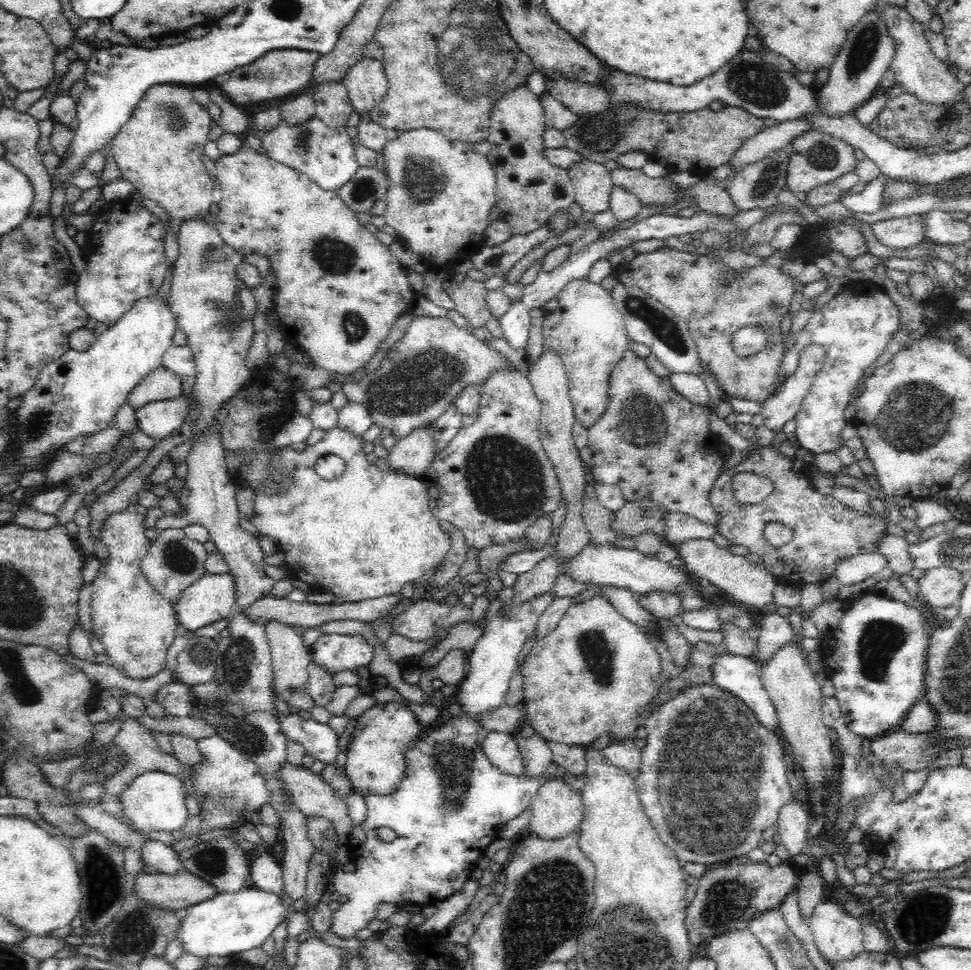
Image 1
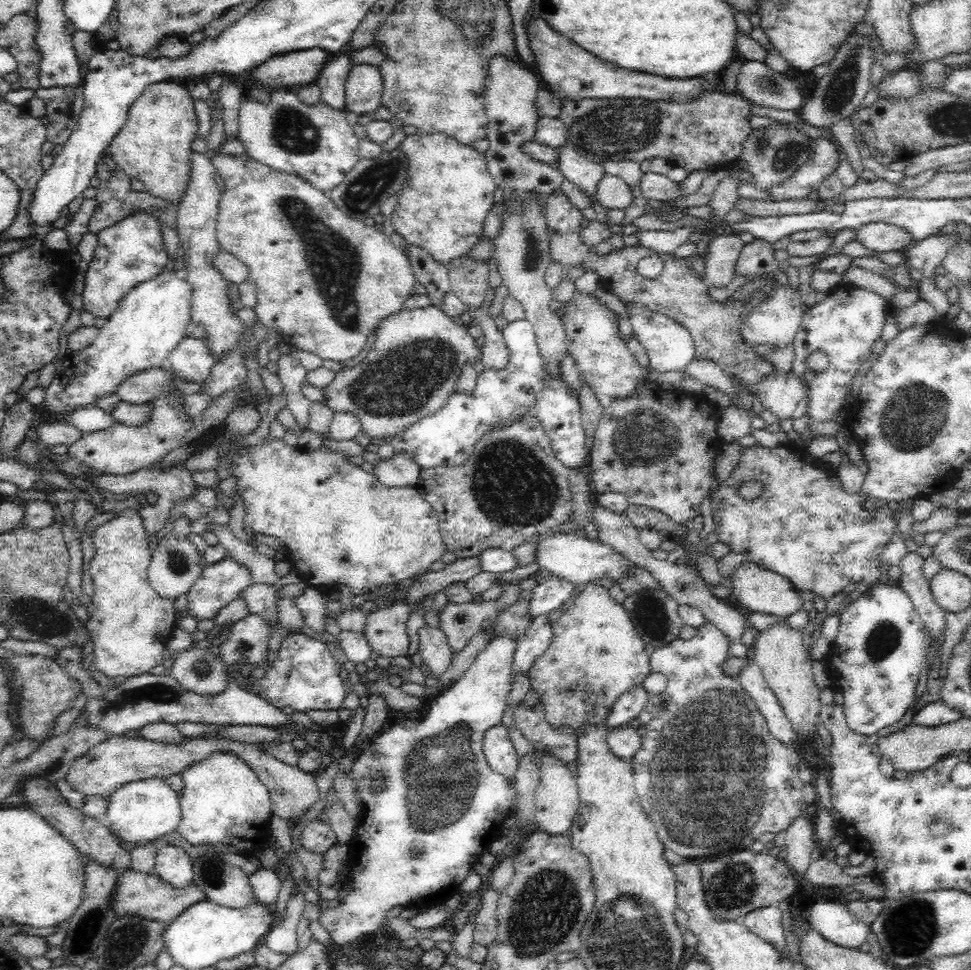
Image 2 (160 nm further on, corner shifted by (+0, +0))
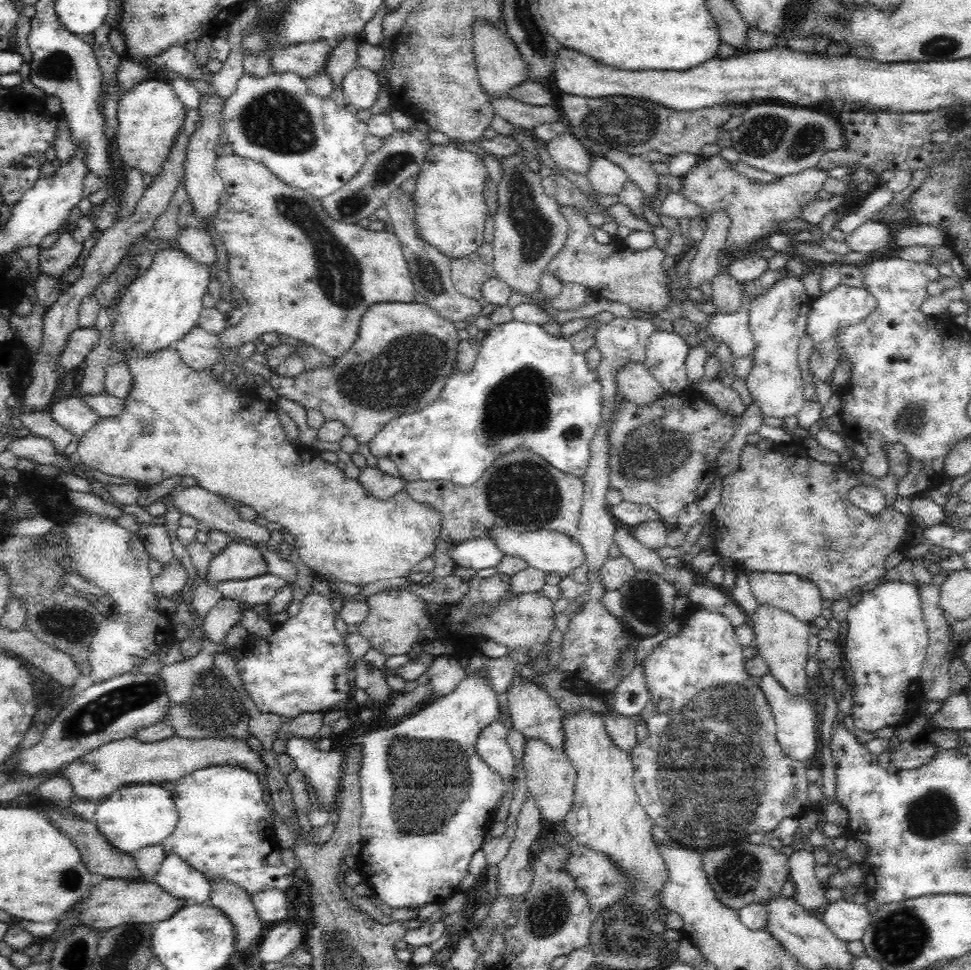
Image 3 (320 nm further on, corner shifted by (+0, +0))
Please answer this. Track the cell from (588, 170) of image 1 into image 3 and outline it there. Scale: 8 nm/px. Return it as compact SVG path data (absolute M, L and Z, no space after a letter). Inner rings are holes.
M566 132L545 142L548 152L560 168L572 170L576 174L585 174L592 162L591 155L576 137Z

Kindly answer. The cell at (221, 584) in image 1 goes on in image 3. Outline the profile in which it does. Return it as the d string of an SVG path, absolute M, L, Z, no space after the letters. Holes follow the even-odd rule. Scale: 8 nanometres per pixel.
M230 541L211 560L208 582L212 586L222 580L242 580L268 573L264 551L244 542Z

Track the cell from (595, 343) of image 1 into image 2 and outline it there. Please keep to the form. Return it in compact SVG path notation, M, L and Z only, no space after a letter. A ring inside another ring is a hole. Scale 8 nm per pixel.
M578 293L570 303L561 307L566 309L566 316L560 319L565 326L567 352L570 352L570 356L576 361L580 378L592 386L604 409L607 409L614 399L628 398L640 385L650 381L652 371L640 365L626 343L620 339L616 327L619 318L614 312L592 296Z

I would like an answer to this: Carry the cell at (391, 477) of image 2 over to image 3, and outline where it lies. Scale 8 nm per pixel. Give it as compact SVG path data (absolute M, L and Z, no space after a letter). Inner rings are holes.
M378 467L359 469L356 481L364 487L364 493L372 495L375 500L388 500L396 493L403 491L405 480L401 477L391 477L382 472Z

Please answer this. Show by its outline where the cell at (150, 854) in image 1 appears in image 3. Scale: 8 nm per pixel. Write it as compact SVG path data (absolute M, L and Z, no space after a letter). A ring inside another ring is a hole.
M176 855L166 857L153 881L184 902L210 905L211 884L202 874Z

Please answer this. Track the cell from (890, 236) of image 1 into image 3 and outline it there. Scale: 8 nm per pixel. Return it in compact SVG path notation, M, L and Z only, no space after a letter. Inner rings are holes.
M874 220L867 221L848 234L844 242L851 252L872 253L888 246L894 234L892 227Z

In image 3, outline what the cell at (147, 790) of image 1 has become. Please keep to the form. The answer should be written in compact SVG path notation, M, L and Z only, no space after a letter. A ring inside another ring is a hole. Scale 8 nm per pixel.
M131 784L116 789L103 797L95 806L95 823L105 840L117 850L132 855L133 852L160 846L174 832L178 820L171 792L161 784Z

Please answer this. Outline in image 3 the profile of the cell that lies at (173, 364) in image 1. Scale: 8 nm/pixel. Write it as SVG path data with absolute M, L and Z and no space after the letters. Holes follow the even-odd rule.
M198 325L184 334L180 340L172 342L182 361L196 371L210 369L220 360L220 345L219 335L206 332Z

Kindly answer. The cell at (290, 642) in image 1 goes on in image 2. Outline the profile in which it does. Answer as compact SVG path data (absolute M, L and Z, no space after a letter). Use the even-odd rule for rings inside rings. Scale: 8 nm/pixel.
M292 565L290 572L284 576L278 576L278 580L274 584L252 582L238 596L246 601L250 613L259 614L271 626L274 626L279 621L277 609L278 592L288 584L300 582L299 576L300 572Z

